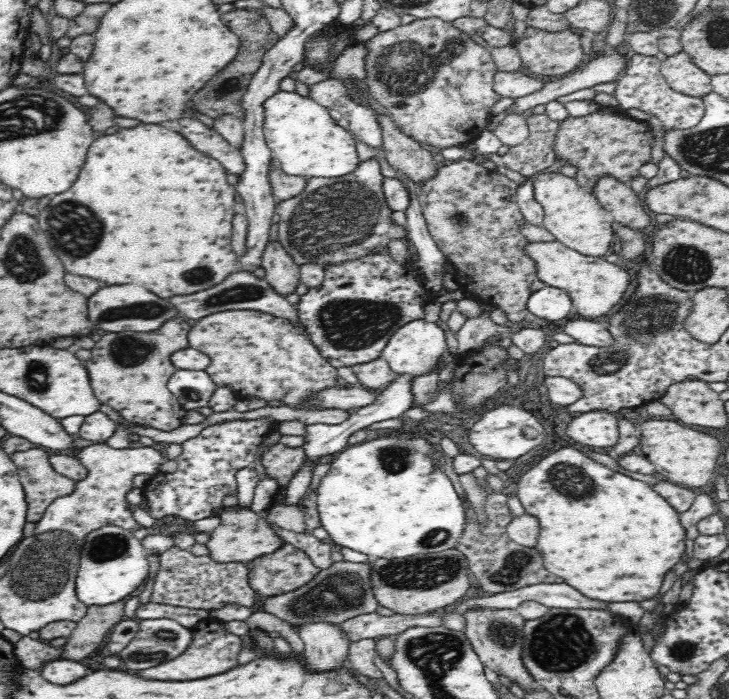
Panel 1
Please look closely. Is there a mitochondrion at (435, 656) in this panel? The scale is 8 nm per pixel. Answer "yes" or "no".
yes

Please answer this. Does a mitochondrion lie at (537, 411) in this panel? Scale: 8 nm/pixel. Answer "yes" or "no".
no

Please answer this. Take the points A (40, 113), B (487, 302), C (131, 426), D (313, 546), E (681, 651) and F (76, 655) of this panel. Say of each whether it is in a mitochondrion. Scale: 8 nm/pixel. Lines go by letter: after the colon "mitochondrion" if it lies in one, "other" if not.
A: mitochondrion
B: other
C: other
D: other
E: mitochondrion
F: other

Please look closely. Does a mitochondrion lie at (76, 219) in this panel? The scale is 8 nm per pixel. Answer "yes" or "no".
yes

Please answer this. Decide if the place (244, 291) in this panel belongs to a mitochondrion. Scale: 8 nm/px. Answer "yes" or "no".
yes

